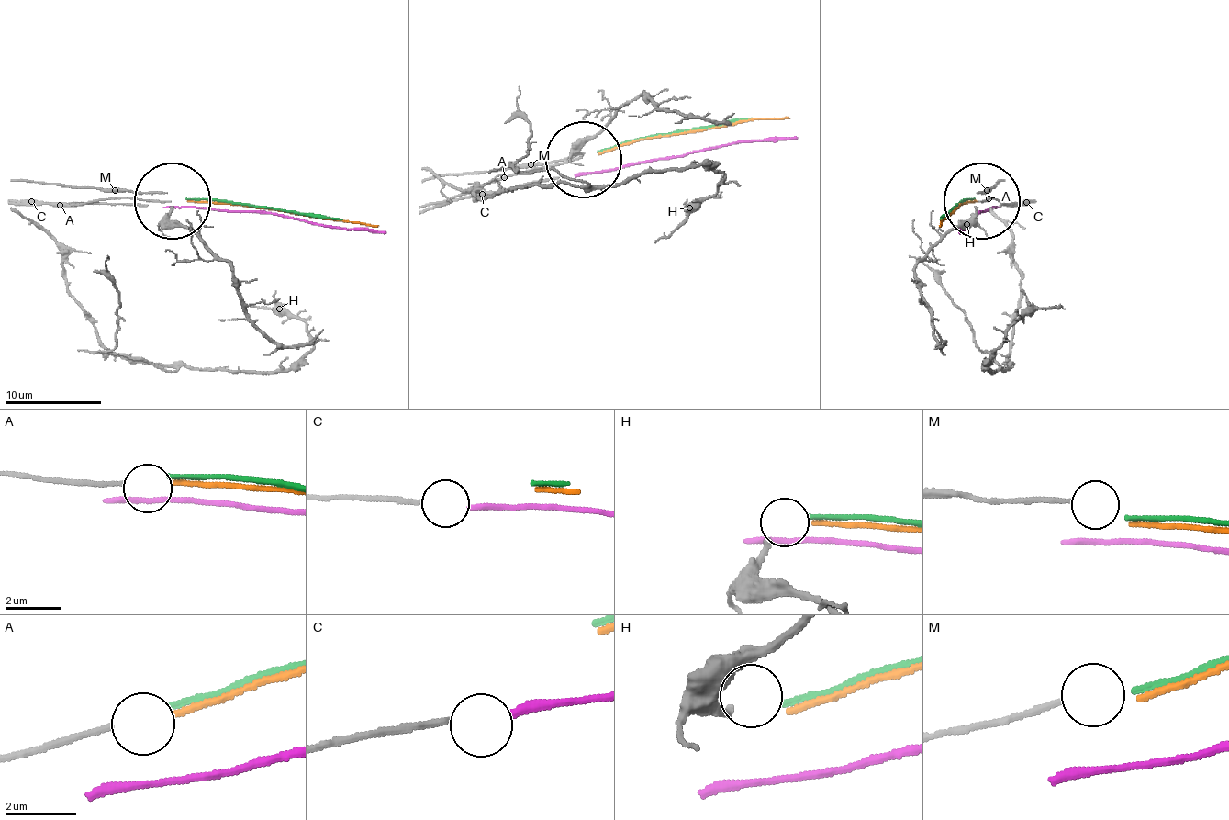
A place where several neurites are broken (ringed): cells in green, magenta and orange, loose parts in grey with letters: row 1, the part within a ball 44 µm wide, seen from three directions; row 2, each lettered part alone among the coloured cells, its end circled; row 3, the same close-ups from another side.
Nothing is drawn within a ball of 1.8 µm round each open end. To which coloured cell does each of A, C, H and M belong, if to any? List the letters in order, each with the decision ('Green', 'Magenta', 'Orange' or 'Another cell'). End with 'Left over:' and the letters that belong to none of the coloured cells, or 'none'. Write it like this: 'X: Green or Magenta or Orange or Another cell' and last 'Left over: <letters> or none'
A: Orange
C: Magenta
H: Another cell
M: Another cell
Left over: H, M

